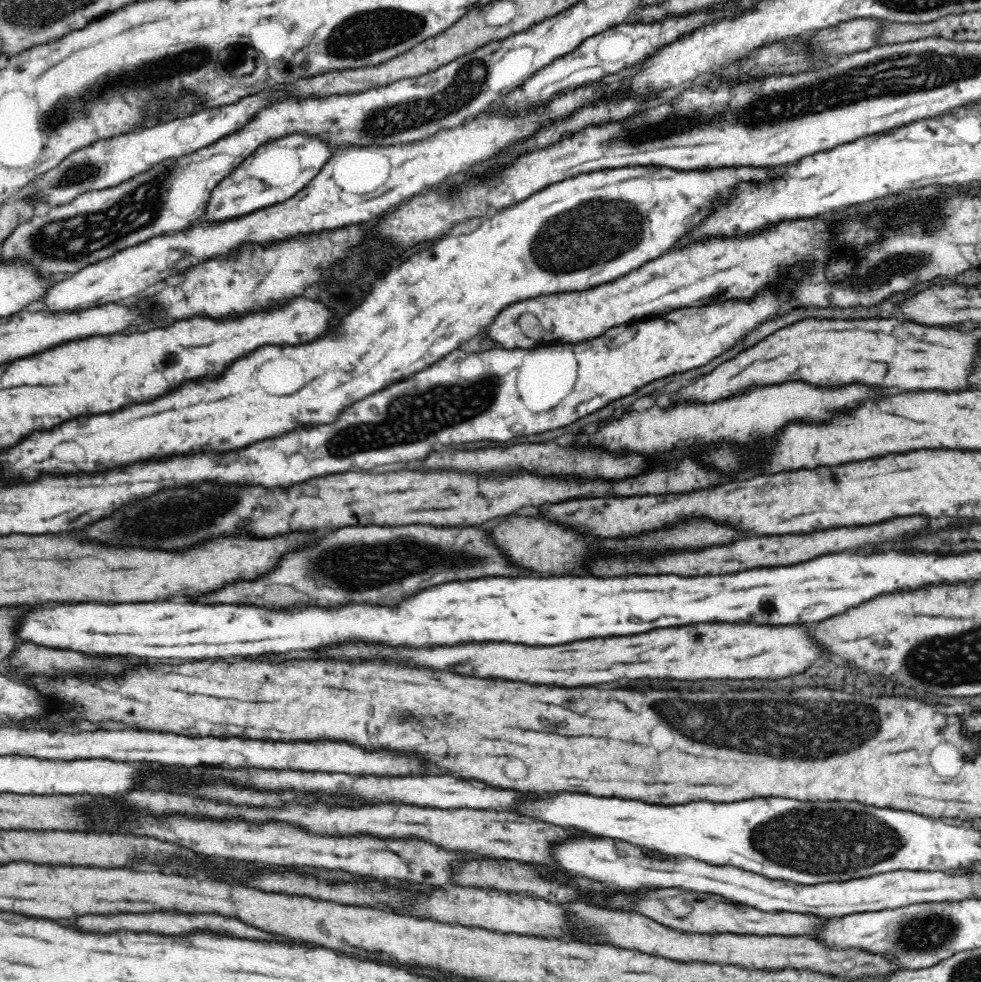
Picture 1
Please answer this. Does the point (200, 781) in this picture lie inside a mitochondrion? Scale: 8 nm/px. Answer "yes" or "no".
no

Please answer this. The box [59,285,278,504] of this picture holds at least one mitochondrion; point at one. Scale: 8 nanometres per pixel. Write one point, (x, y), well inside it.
(170, 360)

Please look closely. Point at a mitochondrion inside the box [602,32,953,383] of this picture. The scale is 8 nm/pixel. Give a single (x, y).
(903, 266)

